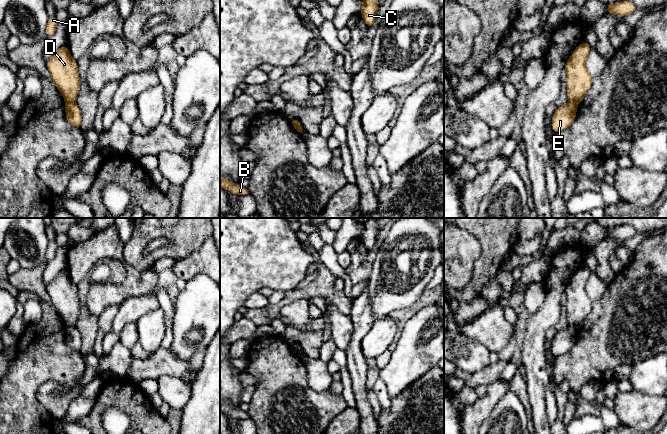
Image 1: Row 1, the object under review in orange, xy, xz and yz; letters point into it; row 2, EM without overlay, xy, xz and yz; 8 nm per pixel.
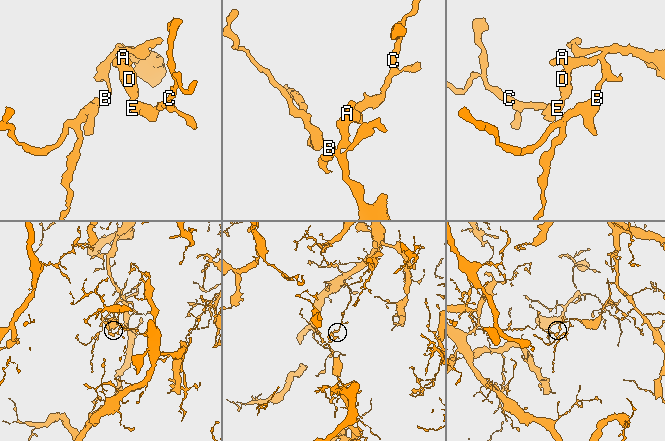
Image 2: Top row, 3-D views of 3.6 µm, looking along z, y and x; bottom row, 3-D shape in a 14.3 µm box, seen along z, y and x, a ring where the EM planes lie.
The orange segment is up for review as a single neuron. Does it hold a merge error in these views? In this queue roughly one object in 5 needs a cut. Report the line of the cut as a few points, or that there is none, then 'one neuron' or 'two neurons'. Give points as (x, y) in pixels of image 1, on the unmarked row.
cut xy (66, 325), (74, 326); two neurons

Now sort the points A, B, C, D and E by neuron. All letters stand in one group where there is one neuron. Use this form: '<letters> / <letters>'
A B D / C E

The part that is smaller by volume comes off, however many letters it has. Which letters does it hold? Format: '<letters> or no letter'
A, B, D

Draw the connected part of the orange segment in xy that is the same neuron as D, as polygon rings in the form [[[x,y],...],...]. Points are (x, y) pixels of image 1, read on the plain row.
[[[66,269],[46,284],[50,300],[66,326],[75,326],[80,314],[81,305],[77,285],[74,284]]]

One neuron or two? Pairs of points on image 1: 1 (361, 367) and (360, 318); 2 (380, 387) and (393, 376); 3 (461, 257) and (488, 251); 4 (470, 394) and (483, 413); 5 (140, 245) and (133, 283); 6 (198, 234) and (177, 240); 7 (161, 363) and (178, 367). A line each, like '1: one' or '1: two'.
1: one
2: two
3: two
4: two
5: two
6: one
7: one

